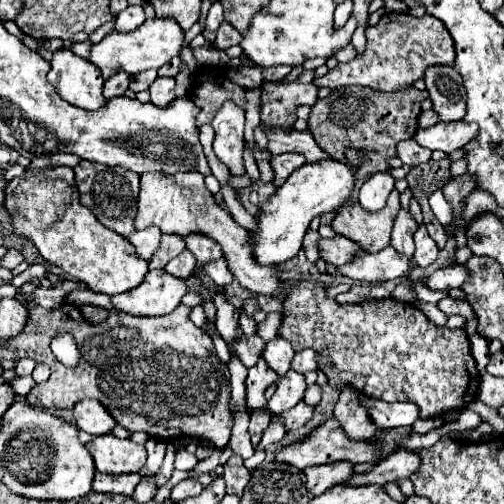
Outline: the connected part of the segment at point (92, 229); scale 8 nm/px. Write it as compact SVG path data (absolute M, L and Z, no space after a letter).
M78 191L76 199L72 199L72 207L68 207L64 219L60 219L56 227L48 227L48 231L36 231L36 227L16 227L16 223L12 223L12 227L14 235L30 239L46 261L64 269L74 279L88 283L92 291L100 291L106 295L130 291L132 287L142 283L146 271L149 270L148 261L136 255L132 243L126 237L116 235L116 231L104 227L92 215L92 211L80 203Z

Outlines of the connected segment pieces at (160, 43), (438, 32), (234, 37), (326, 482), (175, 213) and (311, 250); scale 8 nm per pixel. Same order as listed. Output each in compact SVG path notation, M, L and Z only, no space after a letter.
M156 17L156 19L146 19L136 31L130 31L130 33L112 31L108 37L104 37L98 45L92 47L90 61L96 63L104 79L108 79L116 71L126 71L130 75L136 75L146 69L160 69L172 57L178 57L182 49L184 49L184 31L176 23L176 19Z
M384 13L378 25L366 29L366 53L348 63L340 63L330 69L324 77L314 79L318 87L344 87L344 85L364 85L376 91L392 93L412 87L416 81L424 79L424 73L432 65L454 65L456 47L446 25L432 15L414 17L410 13Z
M222 21L222 25L216 31L214 47L216 49L228 49L228 47L238 45L238 43L242 43L242 35L232 25L228 25L228 21Z
M324 463L324 465L314 465L314 467L306 467L306 489L314 495L322 495L324 491L328 491L330 487L342 483L344 479L352 477L354 473L354 463Z
M198 171L188 173L176 173L176 175L164 175L164 173L144 173L140 179L140 195L138 195L138 215L136 215L136 229L146 229L150 225L158 225L162 233L174 233L180 237L188 237L190 233L200 233L210 239L214 239L224 259L228 261L228 267L232 275L238 279L238 283L256 293L266 297L276 297L282 293L282 281L280 281L280 269L278 265L262 267L254 259L254 245L250 231L240 227L228 211L224 211L214 195L204 185L204 175Z
M309 228L303 239L302 247L305 249L307 259L310 259L312 263L316 263L321 259L318 251L318 241L320 238L318 231Z

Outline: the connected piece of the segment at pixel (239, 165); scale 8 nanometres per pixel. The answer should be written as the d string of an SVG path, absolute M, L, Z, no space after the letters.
M224 103L224 107L216 113L212 127L216 131L214 137L214 153L216 157L230 169L234 177L246 173L242 153L244 153L244 111L240 107L232 107L232 103Z

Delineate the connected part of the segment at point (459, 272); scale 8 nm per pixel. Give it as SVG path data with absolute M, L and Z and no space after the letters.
M456 263L456 265L450 265L450 267L438 269L428 279L424 279L424 283L430 289L446 291L446 289L452 289L452 287L462 287L464 279L468 279L468 277L470 277L468 267L464 267L464 263Z

